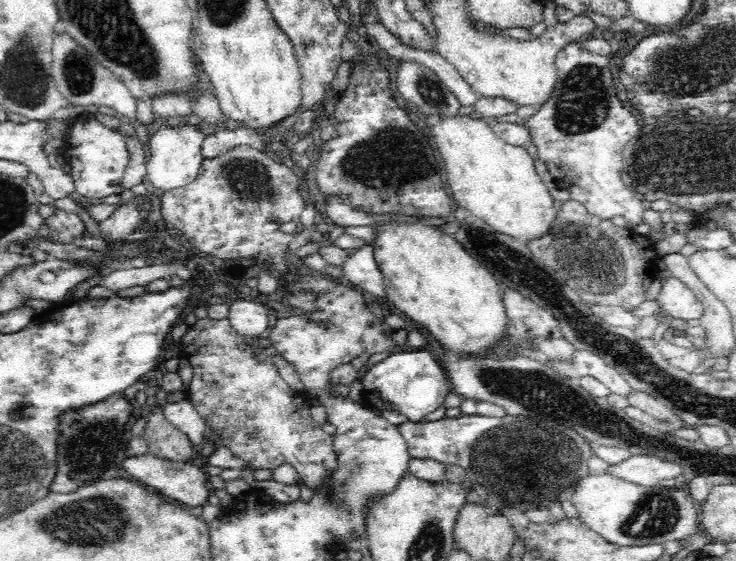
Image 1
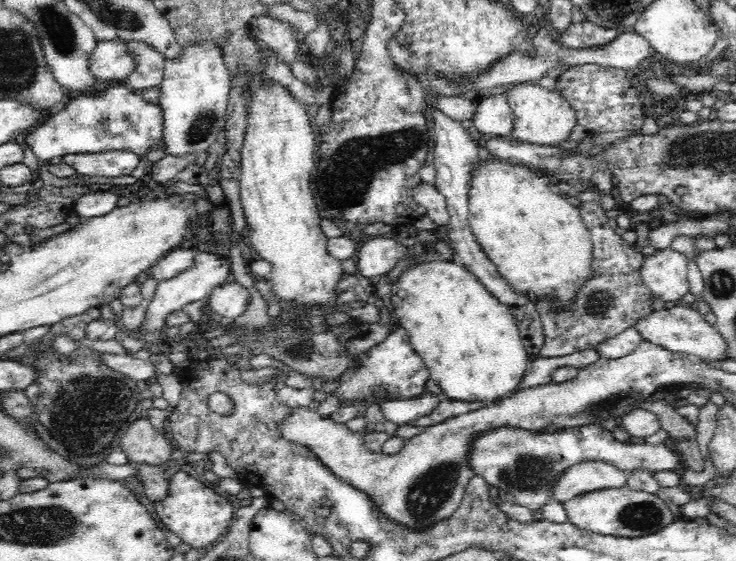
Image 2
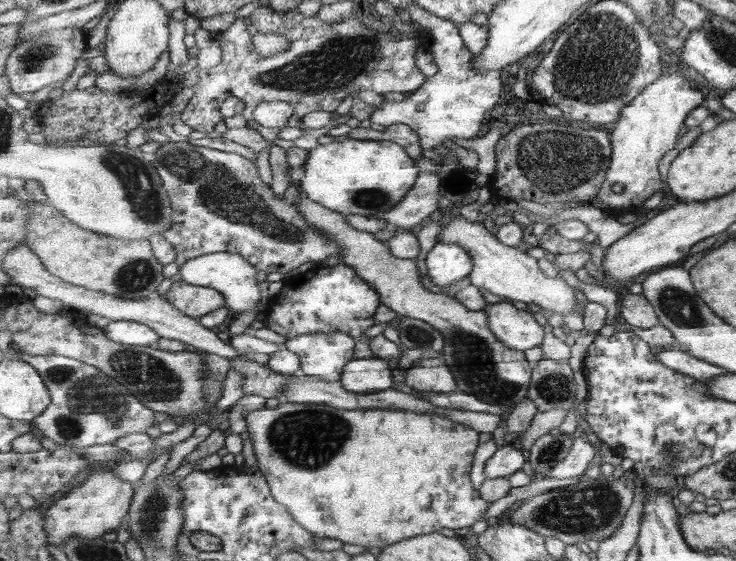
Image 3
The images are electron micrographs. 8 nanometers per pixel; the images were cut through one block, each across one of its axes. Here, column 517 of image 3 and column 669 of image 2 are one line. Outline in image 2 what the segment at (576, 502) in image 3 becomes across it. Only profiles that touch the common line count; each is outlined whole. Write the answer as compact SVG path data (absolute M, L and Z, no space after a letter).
M627 485L587 492L565 502L568 522L576 528L609 537L638 538L668 526L678 518L676 508L658 495L634 490Z

